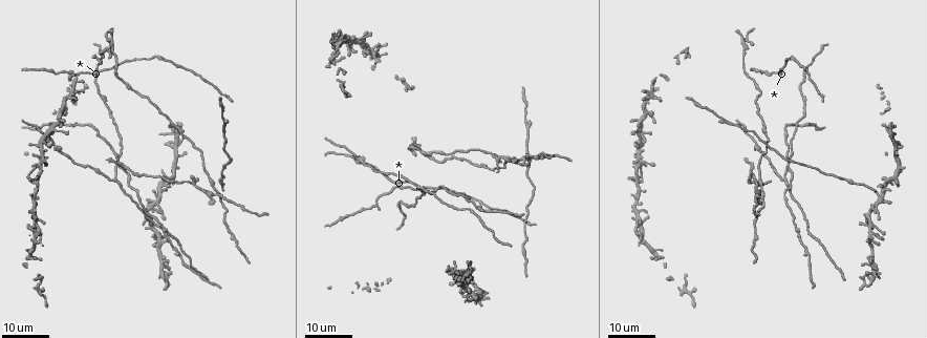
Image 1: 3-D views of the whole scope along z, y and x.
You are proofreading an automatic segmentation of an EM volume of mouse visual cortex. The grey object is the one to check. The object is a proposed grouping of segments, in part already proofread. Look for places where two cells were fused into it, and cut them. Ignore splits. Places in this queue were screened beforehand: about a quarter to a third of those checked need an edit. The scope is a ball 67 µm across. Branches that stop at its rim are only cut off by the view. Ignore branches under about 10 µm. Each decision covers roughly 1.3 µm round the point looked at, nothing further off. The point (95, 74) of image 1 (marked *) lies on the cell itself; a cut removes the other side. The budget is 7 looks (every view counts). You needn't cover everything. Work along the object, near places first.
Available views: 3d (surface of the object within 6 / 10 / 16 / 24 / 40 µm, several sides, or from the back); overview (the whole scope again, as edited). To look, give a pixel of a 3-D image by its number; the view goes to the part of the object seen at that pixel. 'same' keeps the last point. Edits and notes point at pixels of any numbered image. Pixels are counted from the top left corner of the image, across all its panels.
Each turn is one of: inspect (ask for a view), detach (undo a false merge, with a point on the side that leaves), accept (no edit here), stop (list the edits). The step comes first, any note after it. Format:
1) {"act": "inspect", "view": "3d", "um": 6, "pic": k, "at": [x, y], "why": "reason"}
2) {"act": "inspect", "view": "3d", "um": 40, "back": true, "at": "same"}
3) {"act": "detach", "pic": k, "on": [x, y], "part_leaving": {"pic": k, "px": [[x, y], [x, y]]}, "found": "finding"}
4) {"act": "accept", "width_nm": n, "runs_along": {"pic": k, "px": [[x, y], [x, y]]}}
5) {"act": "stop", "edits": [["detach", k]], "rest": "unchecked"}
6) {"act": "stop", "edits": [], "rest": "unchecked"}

{"act": "inspect", "view": "3d", "um": 16, "pic": 1, "at": [752, 80]}

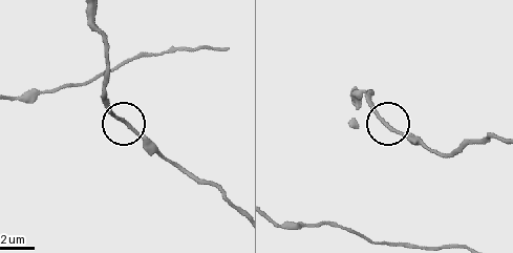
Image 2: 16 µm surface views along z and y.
{"act": "inspect", "view": "3d", "um": 10, "pic": 2, "at": [389, 129]}

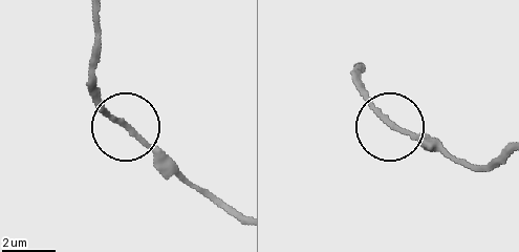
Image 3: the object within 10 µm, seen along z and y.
{"act": "accept", "found": "continuous, no second cell"}

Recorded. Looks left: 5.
{"act": "inspect", "view": "3d", "um": 16, "pic": 1, "at": [762, 197], "why": "a fork"}

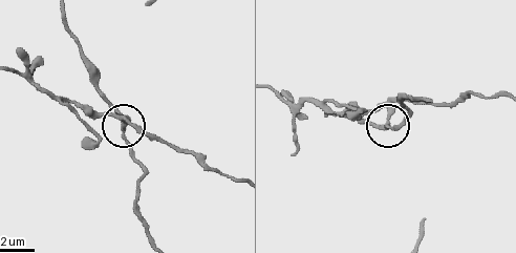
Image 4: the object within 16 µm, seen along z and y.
{"act": "inspect", "view": "3d", "um": 6, "pic": 4, "at": [386, 122], "why": "zoom in"}

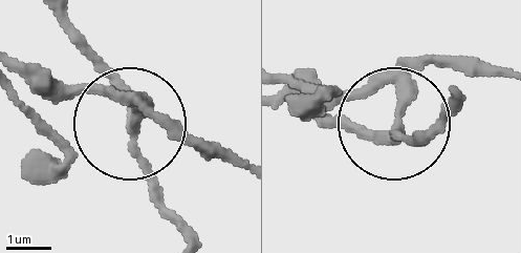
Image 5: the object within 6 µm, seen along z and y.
{"act": "inspect", "view": "3d", "um": 6, "back": true, "pic": 5, "at": [133, 125]}

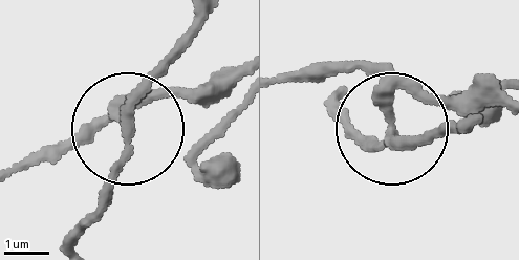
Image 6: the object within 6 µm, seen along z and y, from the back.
{"act": "detach", "pic": 6, "on": [77, 141], "width_nm": 220, "part_leaving": {"pic": 6, "px": [[397, 78], [450, 101], [506, 101]]}, "found": "two cells meet here"}

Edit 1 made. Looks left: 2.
{"act": "stop", "edits": [["detach", 6]], "rest": "unchecked"}

